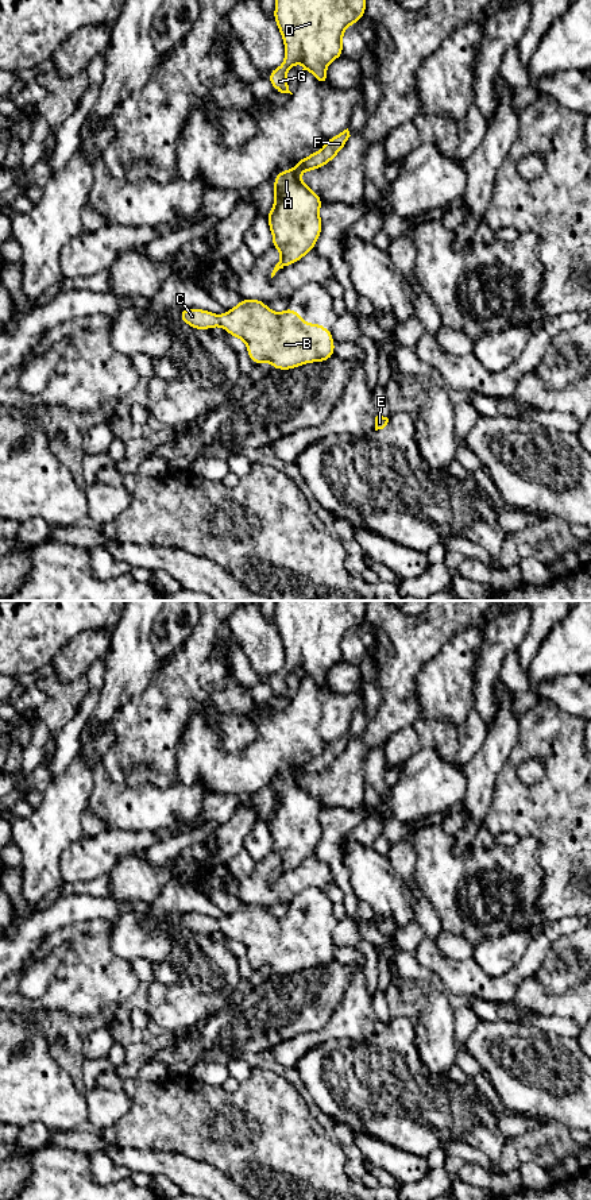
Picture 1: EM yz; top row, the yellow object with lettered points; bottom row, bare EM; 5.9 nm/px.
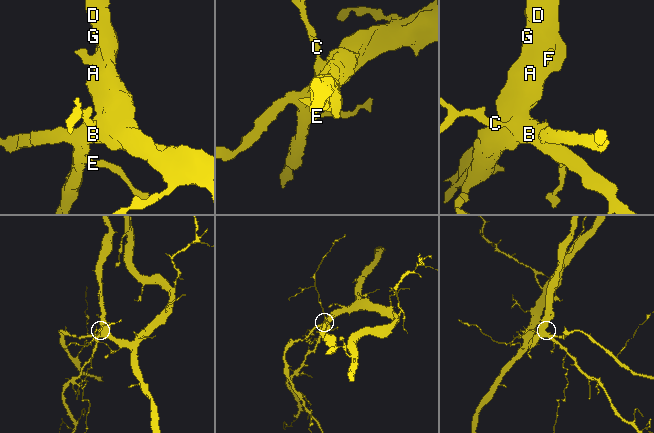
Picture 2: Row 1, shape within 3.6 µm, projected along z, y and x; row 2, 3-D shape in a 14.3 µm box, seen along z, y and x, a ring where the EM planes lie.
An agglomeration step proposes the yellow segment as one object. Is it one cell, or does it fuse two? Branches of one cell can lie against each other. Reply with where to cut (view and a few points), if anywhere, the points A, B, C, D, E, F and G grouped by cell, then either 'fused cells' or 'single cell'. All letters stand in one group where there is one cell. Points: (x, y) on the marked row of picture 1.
cut none; groups A B C D E F G; single cell

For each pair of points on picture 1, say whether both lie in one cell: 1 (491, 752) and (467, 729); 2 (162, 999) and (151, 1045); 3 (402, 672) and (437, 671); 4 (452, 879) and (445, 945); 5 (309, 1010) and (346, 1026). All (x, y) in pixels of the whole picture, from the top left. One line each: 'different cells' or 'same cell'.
1: different cells
2: different cells
3: different cells
4: different cells
5: different cells

